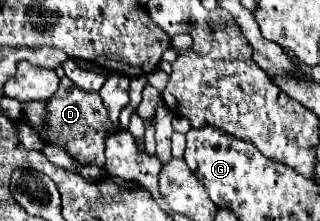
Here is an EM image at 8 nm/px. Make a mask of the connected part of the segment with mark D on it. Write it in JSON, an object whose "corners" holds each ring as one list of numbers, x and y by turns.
{"corners":[[62,78,58,92,48,102,48,122,50,130,46,134,46,140,50,144,62,146,70,156,74,156,82,164,94,164,100,168,104,166,106,138,118,130,114,128,114,124,110,124,108,112,98,92,86,92,78,88,72,80]]}

